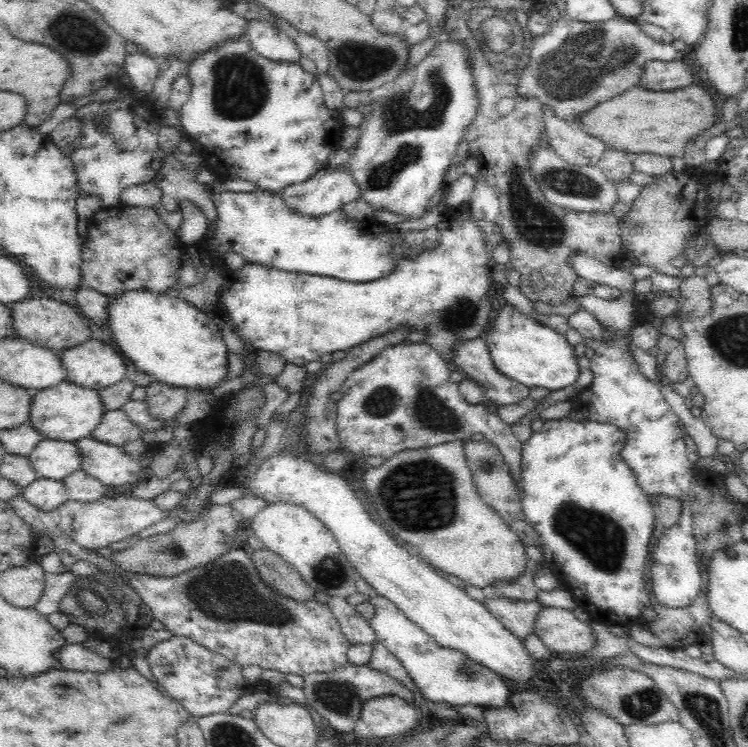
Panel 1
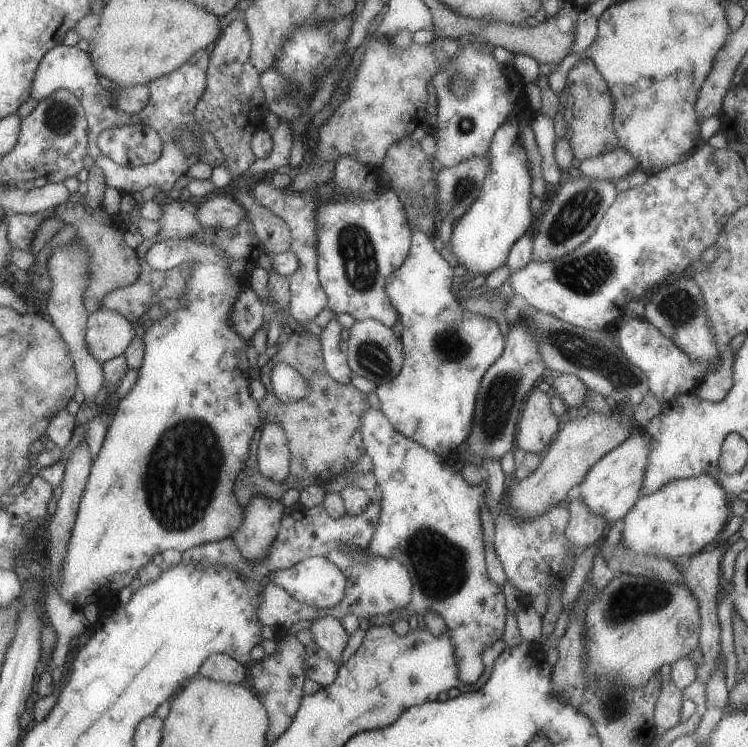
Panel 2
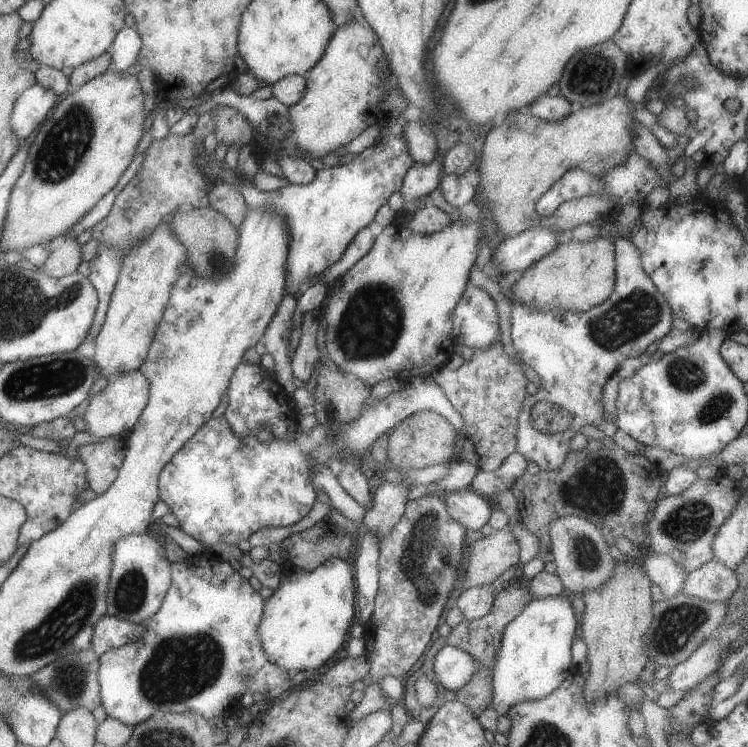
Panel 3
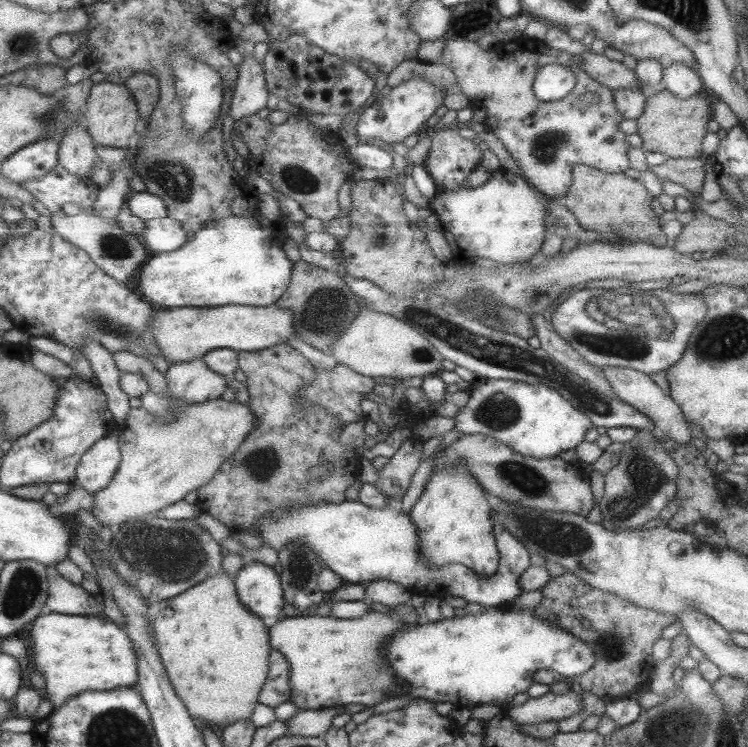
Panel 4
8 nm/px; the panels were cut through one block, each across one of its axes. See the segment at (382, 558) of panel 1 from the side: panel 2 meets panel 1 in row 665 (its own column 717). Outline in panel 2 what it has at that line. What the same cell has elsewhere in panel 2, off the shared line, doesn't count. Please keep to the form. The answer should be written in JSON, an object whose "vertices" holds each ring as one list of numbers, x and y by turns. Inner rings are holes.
{"vertices":[[700,474,688,480,672,480,650,496,641,495,639,501,624,516,620,544,642,556,681,559,700,554,716,540,727,526,730,508,724,488,710,476]]}

